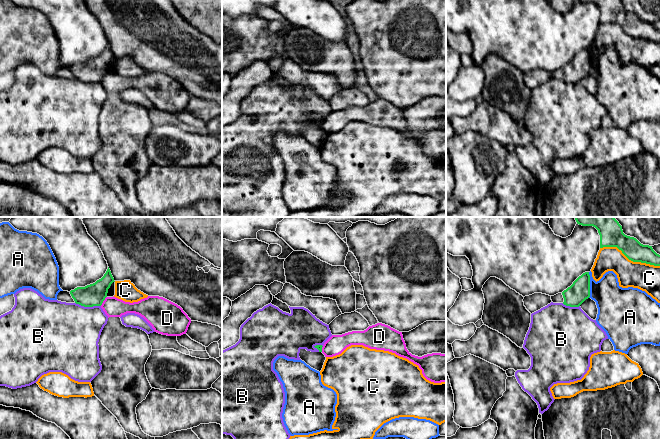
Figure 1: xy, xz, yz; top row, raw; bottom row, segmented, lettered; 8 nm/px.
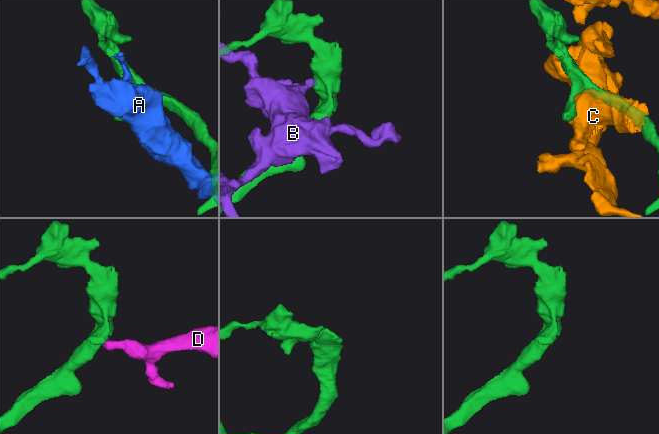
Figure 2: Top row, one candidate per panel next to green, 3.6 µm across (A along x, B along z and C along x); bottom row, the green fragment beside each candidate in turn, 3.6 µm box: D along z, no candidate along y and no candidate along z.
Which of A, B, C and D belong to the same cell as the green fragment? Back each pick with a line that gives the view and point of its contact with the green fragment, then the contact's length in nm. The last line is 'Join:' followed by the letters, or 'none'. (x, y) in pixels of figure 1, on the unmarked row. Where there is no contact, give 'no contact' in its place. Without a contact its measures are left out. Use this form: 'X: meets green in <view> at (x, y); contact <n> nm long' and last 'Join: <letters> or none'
Join: none

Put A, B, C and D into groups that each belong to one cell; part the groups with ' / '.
A / B / C / D

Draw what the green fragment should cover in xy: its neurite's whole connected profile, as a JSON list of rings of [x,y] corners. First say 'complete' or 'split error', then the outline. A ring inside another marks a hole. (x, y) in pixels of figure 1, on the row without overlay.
complete; [[[108,43],[104,52],[95,59],[85,63],[77,63],[70,67],[76,80],[84,83],[101,82],[107,73],[108,65],[115,58]]]

